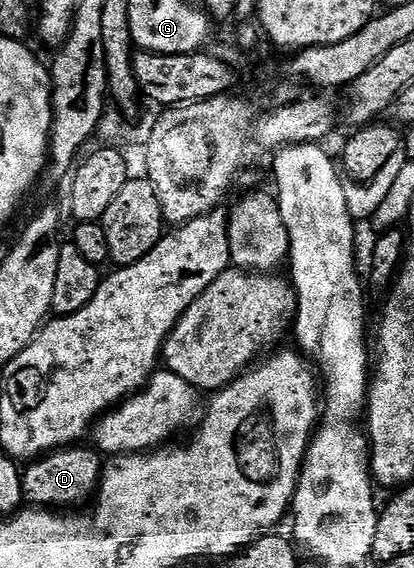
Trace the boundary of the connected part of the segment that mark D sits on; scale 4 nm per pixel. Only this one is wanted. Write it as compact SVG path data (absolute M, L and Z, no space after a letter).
M73 444L59 450L51 450L23 467L20 479L24 489L24 501L36 508L64 508L76 506L95 495L102 473L102 458L91 445Z

